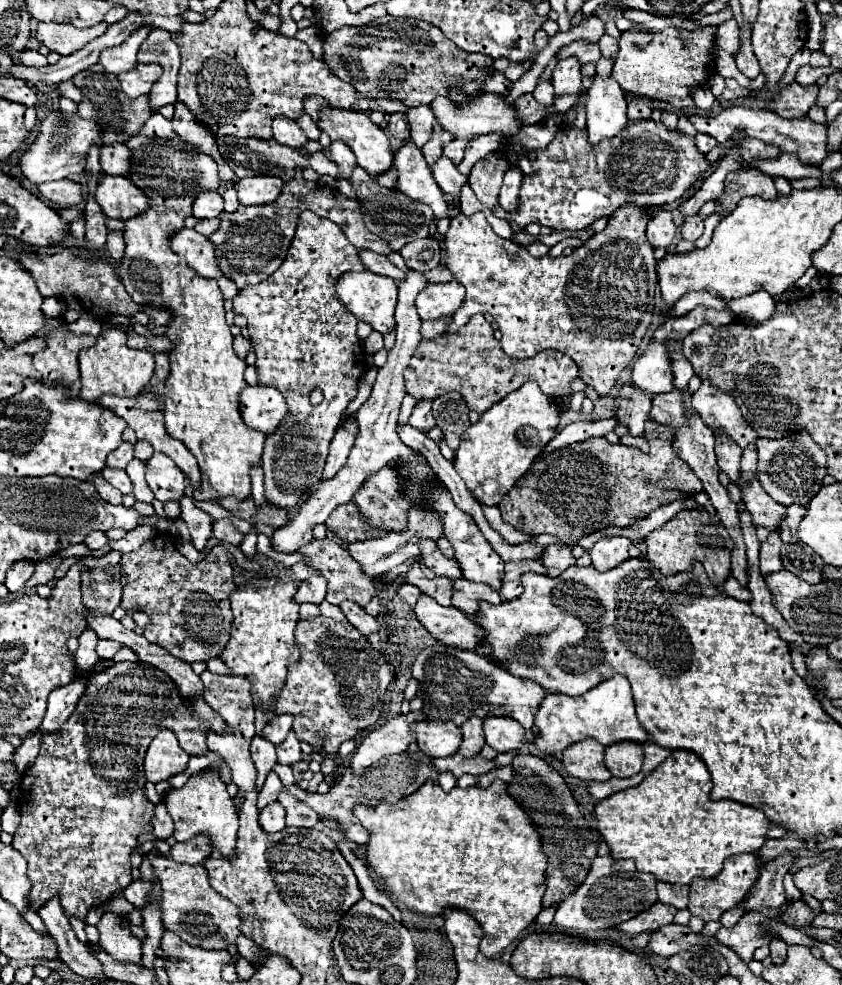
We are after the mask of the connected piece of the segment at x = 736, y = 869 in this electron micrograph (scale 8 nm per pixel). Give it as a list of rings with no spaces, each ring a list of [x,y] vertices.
[[[737,854],[737,856],[729,856],[725,860],[725,866],[721,870],[721,874],[713,876],[713,878],[695,878],[691,882],[691,890],[689,890],[689,906],[687,910],[693,916],[699,916],[703,922],[709,920],[719,920],[721,914],[737,904],[741,904],[747,896],[747,892],[751,890],[751,886],[755,884],[755,880],[759,878],[759,862],[755,854]]]

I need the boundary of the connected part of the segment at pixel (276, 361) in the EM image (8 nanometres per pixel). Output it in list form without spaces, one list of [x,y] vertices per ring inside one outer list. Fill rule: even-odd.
[[[303,210],[299,214],[299,224],[291,242],[291,248],[281,264],[281,268],[271,274],[265,282],[257,286],[245,286],[239,290],[237,298],[233,298],[233,312],[247,318],[247,330],[251,334],[252,345],[257,354],[257,374],[259,384],[277,388],[287,400],[289,414],[281,422],[281,426],[267,436],[265,454],[263,454],[263,472],[265,472],[265,498],[269,504],[281,506],[285,510],[295,508],[301,502],[301,496],[321,482],[321,472],[325,466],[325,458],[329,452],[329,442],[341,424],[343,410],[357,396],[357,382],[365,370],[365,352],[357,338],[357,318],[345,310],[335,294],[335,280],[349,272],[363,270],[357,248],[345,238],[343,230],[327,220],[317,216],[311,210]],[[313,388],[321,388],[325,400],[319,406],[311,406],[309,392]],[[285,452],[307,452],[307,456],[289,456]]]

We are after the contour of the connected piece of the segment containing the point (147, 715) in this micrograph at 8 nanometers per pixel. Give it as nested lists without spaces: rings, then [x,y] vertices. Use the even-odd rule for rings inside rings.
[[[117,662],[115,666],[111,668],[105,668],[101,674],[91,674],[89,682],[87,682],[87,688],[85,688],[85,694],[81,696],[77,708],[73,710],[73,714],[69,716],[69,720],[61,726],[61,730],[55,734],[45,734],[41,738],[41,752],[39,756],[35,758],[33,766],[25,770],[23,774],[23,780],[21,780],[21,794],[19,794],[19,814],[21,814],[21,824],[17,828],[17,832],[13,834],[13,848],[19,850],[25,860],[29,862],[29,870],[27,870],[27,878],[31,880],[33,888],[31,888],[31,906],[33,910],[41,908],[47,900],[51,898],[59,898],[61,906],[63,906],[63,912],[67,916],[77,916],[77,918],[85,918],[85,914],[91,910],[91,908],[97,908],[101,906],[103,902],[107,902],[111,898],[111,894],[115,890],[123,890],[125,886],[129,886],[131,882],[131,862],[129,862],[129,856],[131,856],[131,850],[137,846],[137,836],[139,834],[145,834],[145,832],[153,832],[151,828],[151,820],[153,820],[153,814],[155,814],[155,806],[145,798],[143,794],[143,784],[145,784],[145,774],[143,774],[143,756],[145,756],[145,750],[151,742],[151,738],[155,738],[155,726],[157,728],[169,728],[177,734],[177,740],[181,744],[181,748],[185,752],[189,752],[191,756],[201,756],[201,754],[207,754],[207,732],[213,730],[217,734],[225,734],[225,730],[229,728],[229,724],[199,696],[195,698],[181,698],[179,696],[179,690],[177,690],[177,684],[165,676],[161,670],[153,668],[153,666],[145,666],[143,662]]]

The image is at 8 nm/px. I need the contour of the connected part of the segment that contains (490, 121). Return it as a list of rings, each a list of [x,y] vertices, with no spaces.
[[[483,92],[477,98],[473,98],[471,102],[459,104],[453,102],[449,96],[437,96],[431,104],[429,104],[431,112],[435,114],[437,122],[441,124],[441,128],[449,130],[455,138],[479,138],[483,134],[491,134],[491,132],[499,132],[507,138],[515,136],[521,132],[521,122],[517,122],[517,118],[513,118],[513,104],[507,102],[505,96],[501,94],[491,94],[491,92]]]

